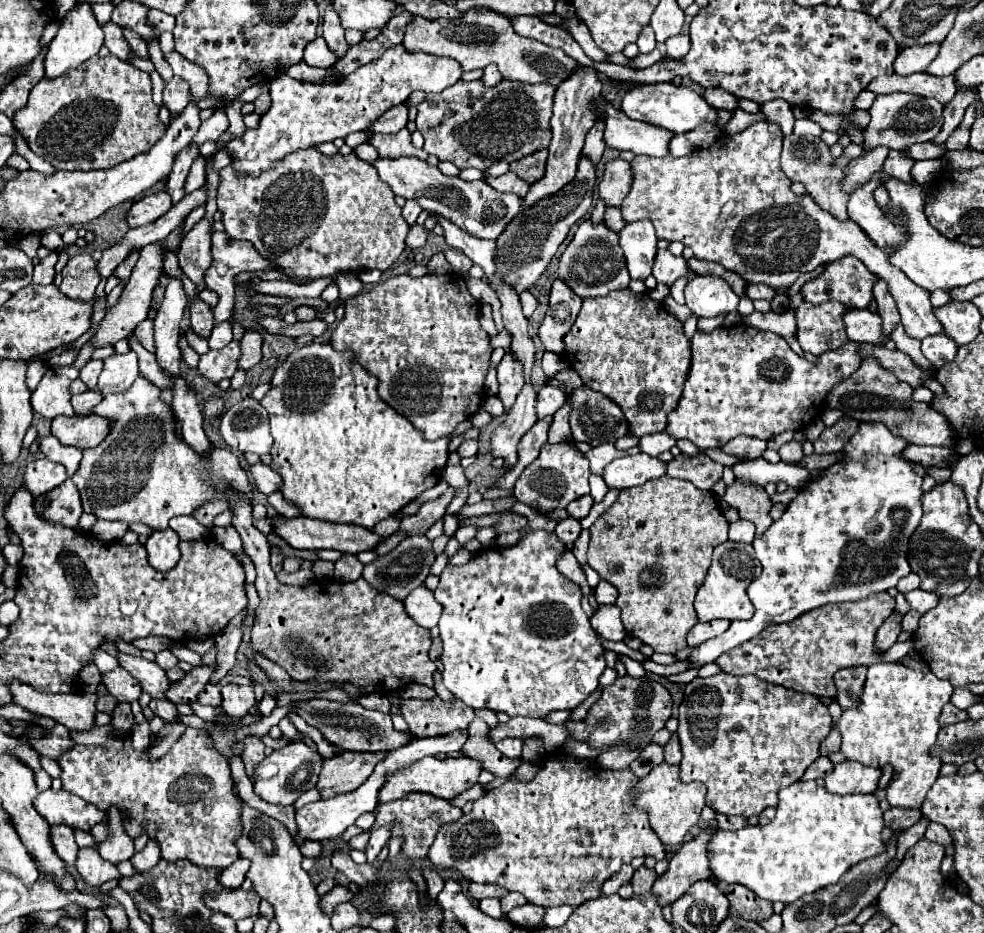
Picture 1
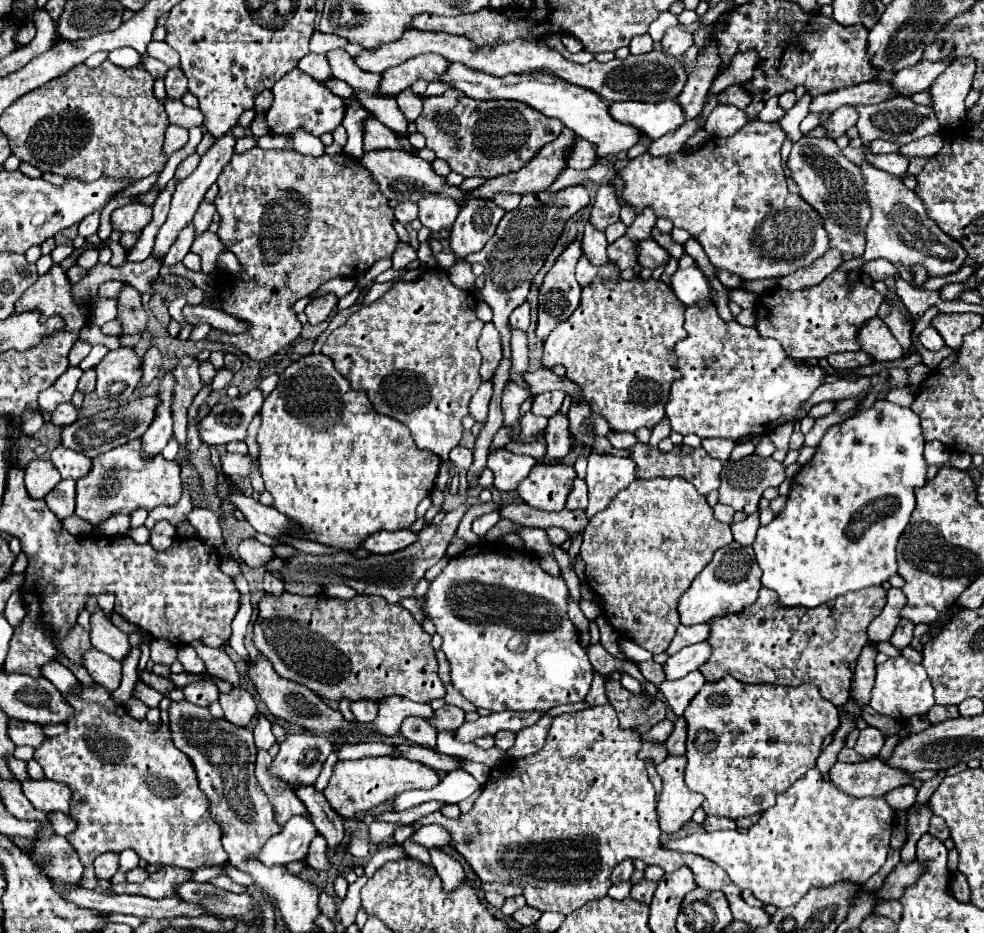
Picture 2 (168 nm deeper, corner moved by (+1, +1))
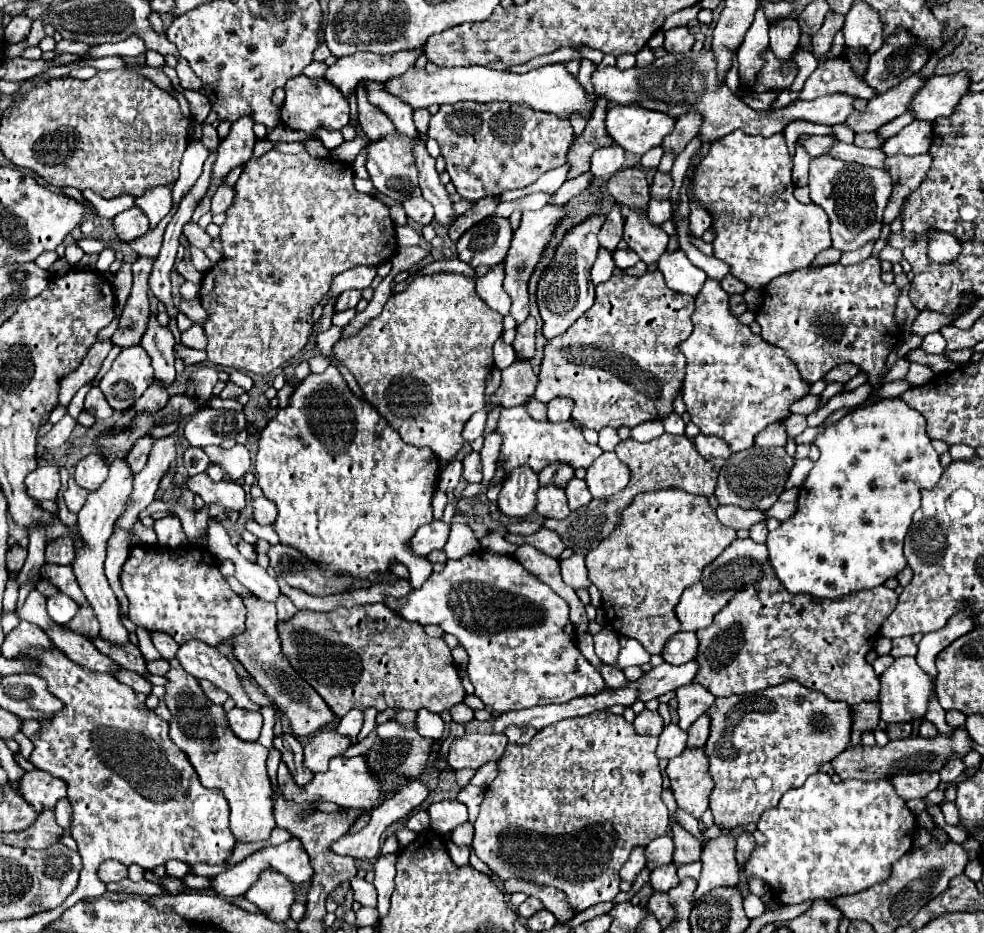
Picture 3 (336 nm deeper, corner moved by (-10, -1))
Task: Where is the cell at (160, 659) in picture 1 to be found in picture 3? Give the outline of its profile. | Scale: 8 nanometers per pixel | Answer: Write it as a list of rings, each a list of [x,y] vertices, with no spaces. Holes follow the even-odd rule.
[[[152,632],[152,642],[156,646],[156,650],[162,654],[162,658],[170,660],[176,656],[176,650],[178,650],[178,644],[174,642],[172,636],[168,636],[166,632]]]

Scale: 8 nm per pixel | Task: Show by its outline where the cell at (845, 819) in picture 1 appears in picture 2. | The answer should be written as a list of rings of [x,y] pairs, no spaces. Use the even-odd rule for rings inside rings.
[[[813,768],[793,786],[777,796],[777,804],[761,814],[761,820],[747,832],[719,830],[719,832],[695,832],[681,840],[671,840],[667,848],[679,852],[691,852],[703,856],[721,866],[727,876],[741,888],[749,888],[763,904],[775,904],[787,908],[797,904],[809,888],[827,888],[839,880],[851,880],[863,884],[883,864],[889,854],[889,838],[893,830],[893,808],[883,798],[853,798],[837,790],[831,782],[821,780],[821,774]]]

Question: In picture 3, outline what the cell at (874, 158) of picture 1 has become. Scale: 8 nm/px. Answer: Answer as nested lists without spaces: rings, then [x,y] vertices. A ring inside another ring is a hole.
[[[914,120],[910,126],[902,128],[896,136],[888,138],[882,150],[888,156],[894,154],[916,156],[916,154],[926,154],[930,144],[932,144],[932,124]]]

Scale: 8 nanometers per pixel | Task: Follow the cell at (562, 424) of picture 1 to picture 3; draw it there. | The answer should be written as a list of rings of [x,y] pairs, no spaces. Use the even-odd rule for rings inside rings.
[[[552,464],[552,466],[546,466],[538,480],[540,480],[540,486],[558,486],[558,488],[564,488],[568,484],[568,480],[574,476],[574,470],[570,466],[564,466],[564,464]]]

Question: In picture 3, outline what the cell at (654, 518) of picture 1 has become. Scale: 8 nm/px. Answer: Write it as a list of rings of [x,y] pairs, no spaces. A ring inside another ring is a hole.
[[[662,490],[650,494],[638,494],[628,510],[624,510],[620,526],[600,542],[600,546],[586,554],[586,568],[590,582],[602,594],[602,608],[608,624],[622,636],[638,640],[648,654],[660,654],[668,638],[680,630],[680,622],[674,618],[676,602],[680,594],[700,578],[700,570],[718,558],[736,538],[736,530],[722,526],[710,508],[708,498],[688,494],[684,490]]]

